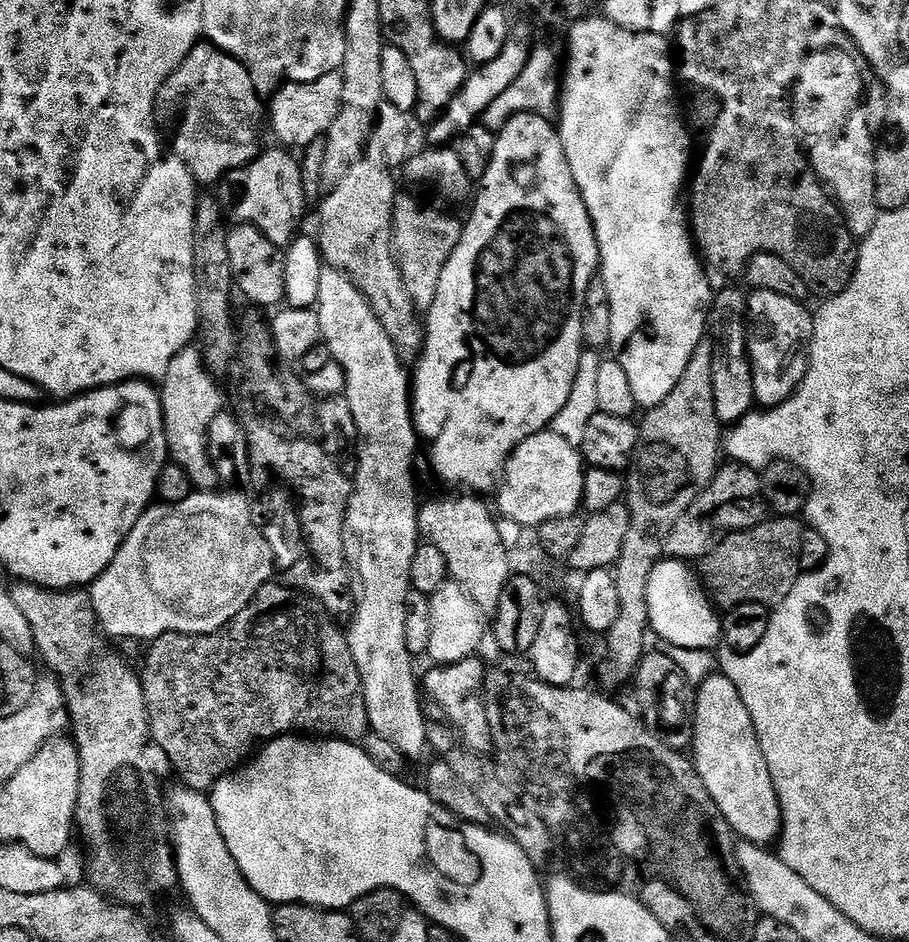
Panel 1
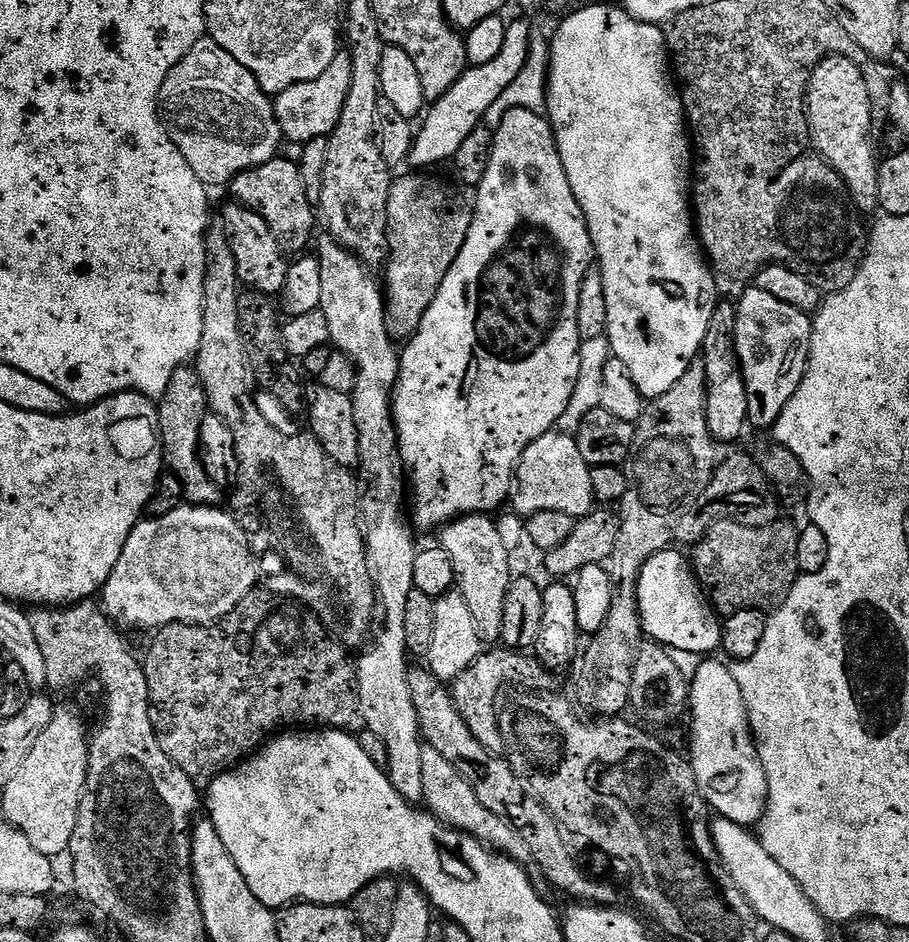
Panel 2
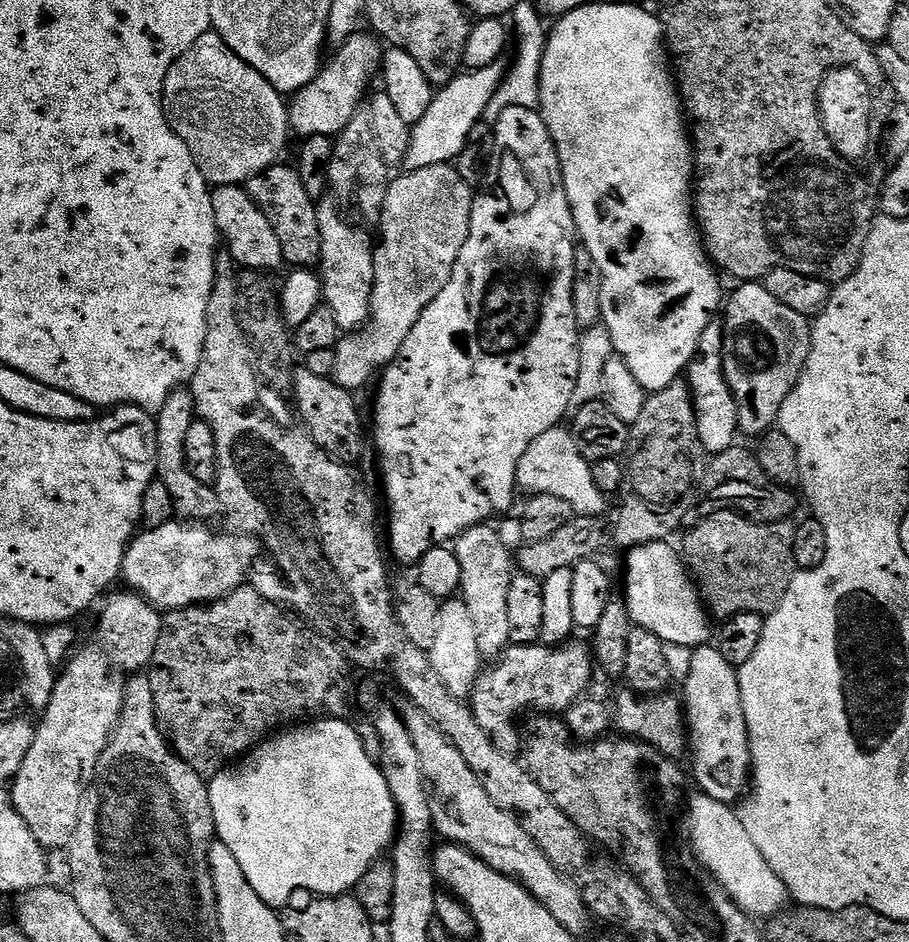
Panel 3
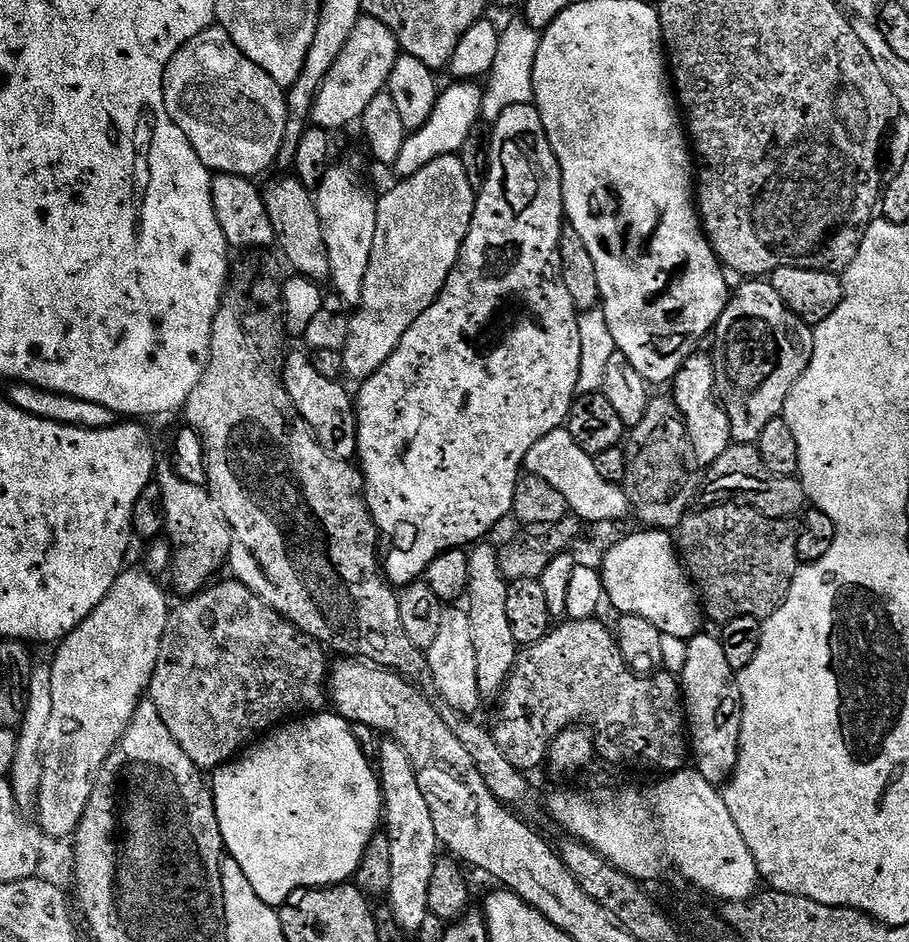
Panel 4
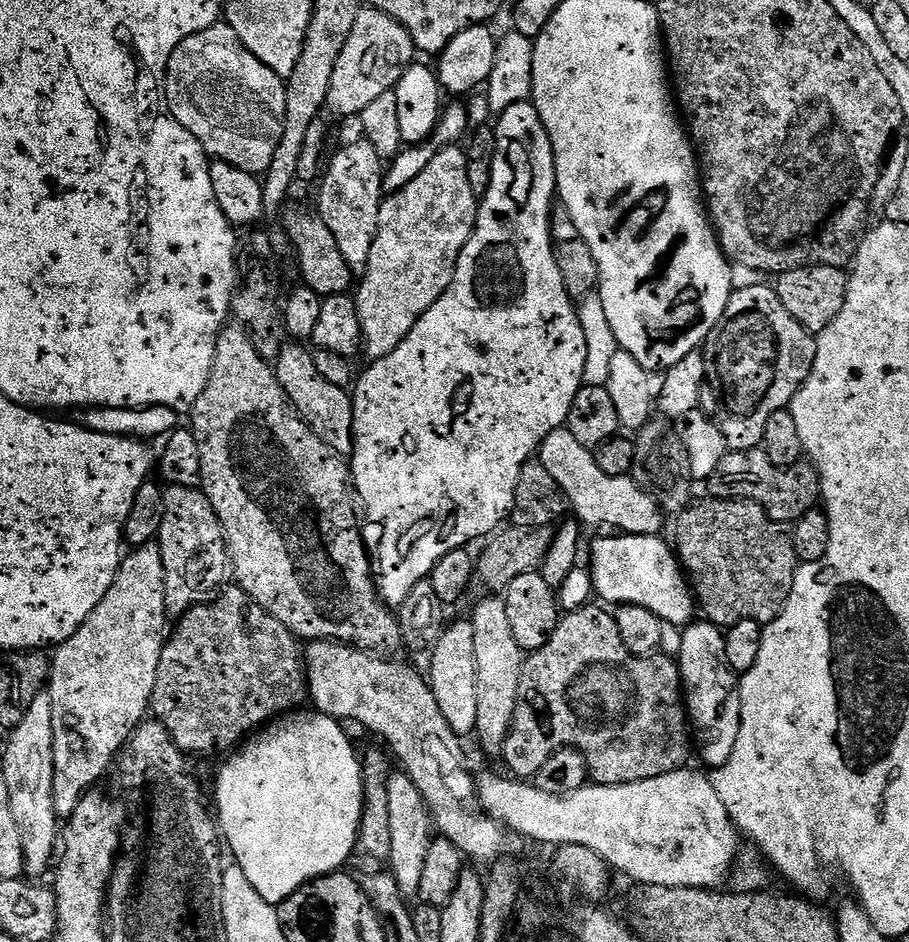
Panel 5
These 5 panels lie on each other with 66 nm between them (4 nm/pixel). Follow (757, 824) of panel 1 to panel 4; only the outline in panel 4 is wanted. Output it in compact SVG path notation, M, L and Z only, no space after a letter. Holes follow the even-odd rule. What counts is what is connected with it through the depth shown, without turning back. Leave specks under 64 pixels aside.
M701 634L688 641L686 666L678 673L678 679L695 771L700 772L706 782L723 786L731 780L740 757L742 702L737 673L733 672L730 662L726 662L726 653L715 635Z

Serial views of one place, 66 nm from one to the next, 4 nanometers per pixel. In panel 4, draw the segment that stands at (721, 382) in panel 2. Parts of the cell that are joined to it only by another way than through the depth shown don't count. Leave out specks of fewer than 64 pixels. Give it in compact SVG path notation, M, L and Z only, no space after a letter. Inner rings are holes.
M697 350L689 354L684 365L678 370L676 379L671 381L670 395L688 427L693 457L701 465L711 466L715 460L722 458L722 454L726 454L726 450L734 441L730 418L716 395L716 375L711 355L707 351Z

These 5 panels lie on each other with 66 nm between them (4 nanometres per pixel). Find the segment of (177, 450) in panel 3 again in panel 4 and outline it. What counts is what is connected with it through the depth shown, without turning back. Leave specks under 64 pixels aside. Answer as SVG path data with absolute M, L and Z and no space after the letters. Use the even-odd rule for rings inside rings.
M157 463L154 482L162 490L162 502L166 510L164 532L174 551L170 556L170 573L180 594L195 594L209 587L212 575L229 559L234 547L232 527L222 514L222 506L205 486L194 486L177 474L171 463Z

